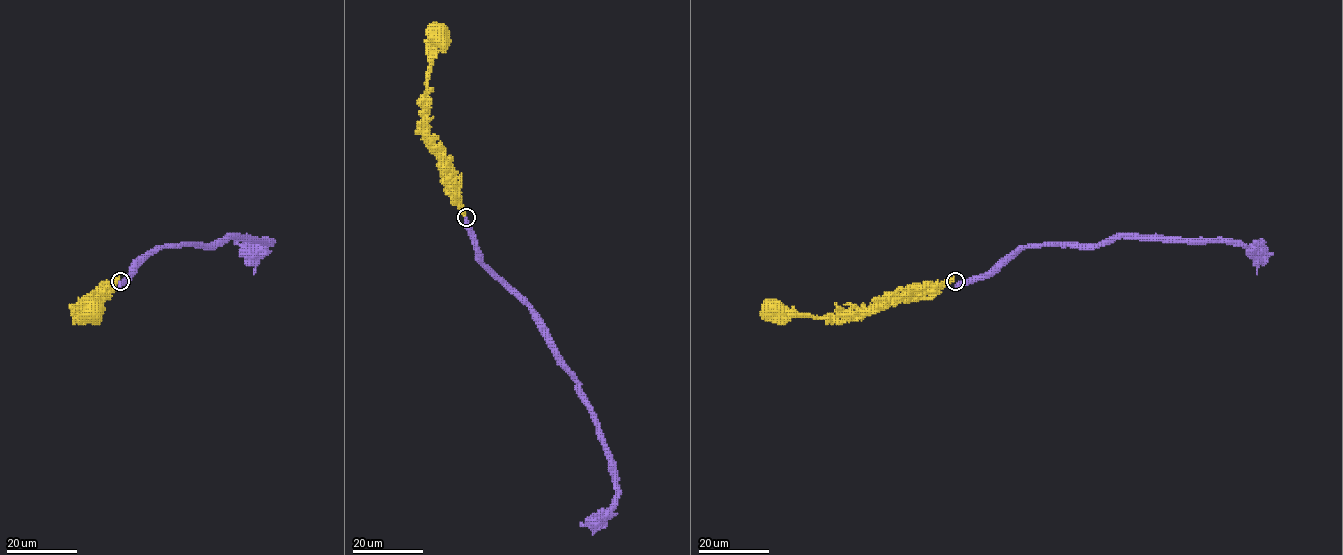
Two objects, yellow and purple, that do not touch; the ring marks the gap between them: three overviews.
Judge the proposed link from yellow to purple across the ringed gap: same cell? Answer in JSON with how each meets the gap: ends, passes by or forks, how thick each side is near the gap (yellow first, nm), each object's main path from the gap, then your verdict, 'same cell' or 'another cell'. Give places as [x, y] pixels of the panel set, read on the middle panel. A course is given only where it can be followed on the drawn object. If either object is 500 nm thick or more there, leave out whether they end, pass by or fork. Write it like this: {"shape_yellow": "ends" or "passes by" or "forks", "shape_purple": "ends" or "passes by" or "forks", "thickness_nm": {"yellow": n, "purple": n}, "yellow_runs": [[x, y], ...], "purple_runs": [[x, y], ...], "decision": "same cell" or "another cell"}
{"thickness_nm": {"yellow": 650, "purple": 550}, "yellow_runs": [[465, 216], [460, 196], [446, 175], [445, 162], [429, 131], [427, 69], [431, 37], [438, 31]], "purple_runs": [[466, 218], [479, 258], [538, 320], [556, 359], [578, 383], [611, 462], [614, 503], [597, 522], [581, 523]], "decision": "same cell"}

